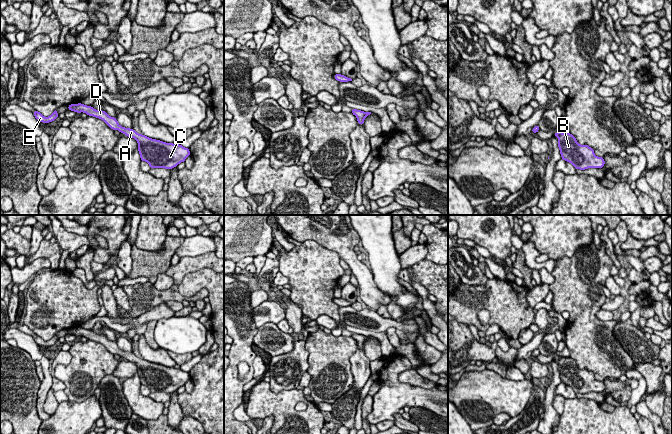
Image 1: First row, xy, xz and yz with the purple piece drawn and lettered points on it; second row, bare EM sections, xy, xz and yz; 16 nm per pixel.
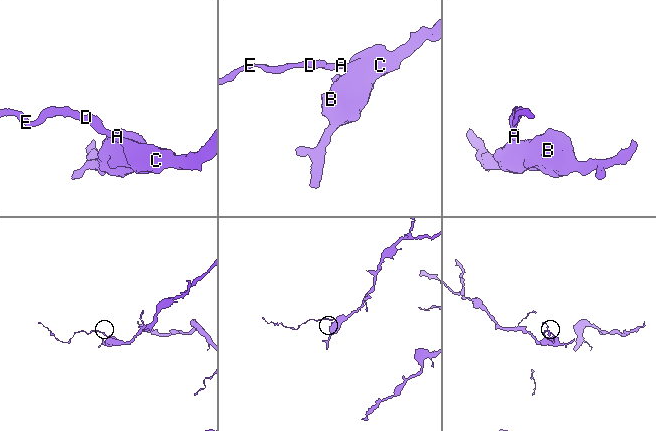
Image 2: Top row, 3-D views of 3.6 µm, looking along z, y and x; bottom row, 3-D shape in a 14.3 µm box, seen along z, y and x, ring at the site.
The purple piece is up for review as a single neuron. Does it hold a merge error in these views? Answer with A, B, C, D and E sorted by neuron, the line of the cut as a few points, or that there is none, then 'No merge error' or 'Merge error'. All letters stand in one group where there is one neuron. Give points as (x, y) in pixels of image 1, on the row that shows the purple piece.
Groups: A B C D E. No split. No merge error

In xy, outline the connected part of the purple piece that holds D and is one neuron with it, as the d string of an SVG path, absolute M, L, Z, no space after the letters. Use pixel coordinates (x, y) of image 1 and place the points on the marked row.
M82 103L68 105L68 110L76 113L84 112L103 120L112 130L118 130L127 137L134 138L138 143L138 151L141 161L149 164L150 168L172 169L190 156L189 148L180 144L166 143L160 140L149 138L143 134L138 134L134 129L124 128L118 124L115 117L109 116L106 111L96 110L92 106Z

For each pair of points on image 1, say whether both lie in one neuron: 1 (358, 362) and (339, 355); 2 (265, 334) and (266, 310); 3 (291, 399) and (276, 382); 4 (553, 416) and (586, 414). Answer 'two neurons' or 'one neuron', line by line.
1: two neurons
2: two neurons
3: two neurons
4: two neurons

